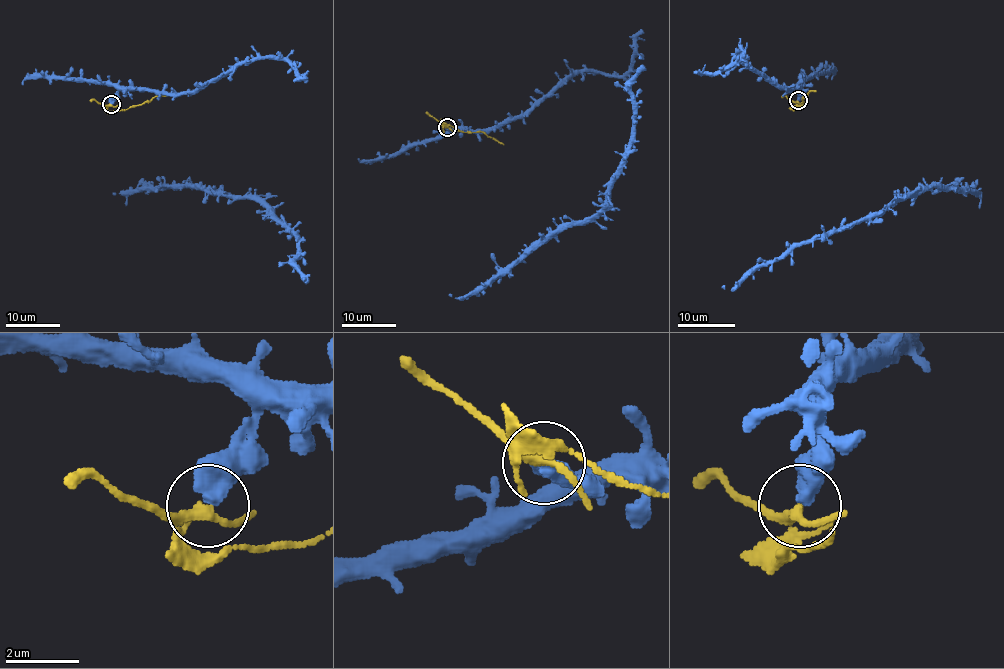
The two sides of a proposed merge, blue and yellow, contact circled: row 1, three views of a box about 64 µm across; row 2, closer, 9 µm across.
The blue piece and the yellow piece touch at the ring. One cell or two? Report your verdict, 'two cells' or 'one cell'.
two cells

